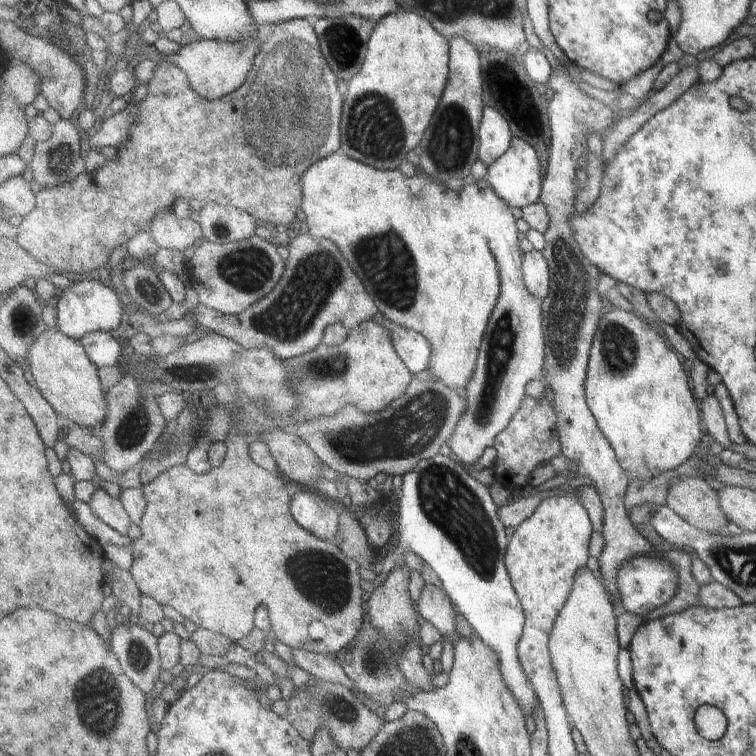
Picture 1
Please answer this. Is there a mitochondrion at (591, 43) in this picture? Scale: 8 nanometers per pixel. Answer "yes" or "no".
no

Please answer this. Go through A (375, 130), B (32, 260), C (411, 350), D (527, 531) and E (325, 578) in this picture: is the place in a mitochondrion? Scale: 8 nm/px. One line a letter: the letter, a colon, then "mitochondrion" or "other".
A: mitochondrion
B: other
C: other
D: other
E: mitochondrion

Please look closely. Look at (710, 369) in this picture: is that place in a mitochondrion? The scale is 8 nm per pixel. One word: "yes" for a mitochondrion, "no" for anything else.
no

